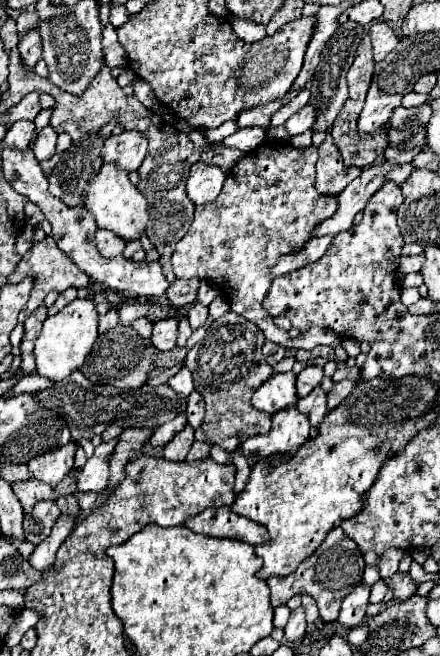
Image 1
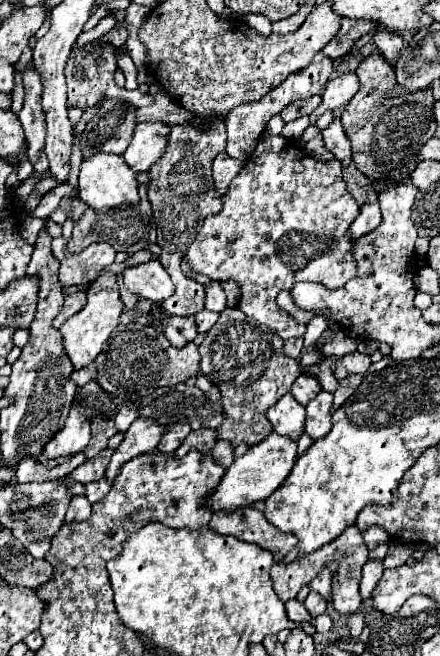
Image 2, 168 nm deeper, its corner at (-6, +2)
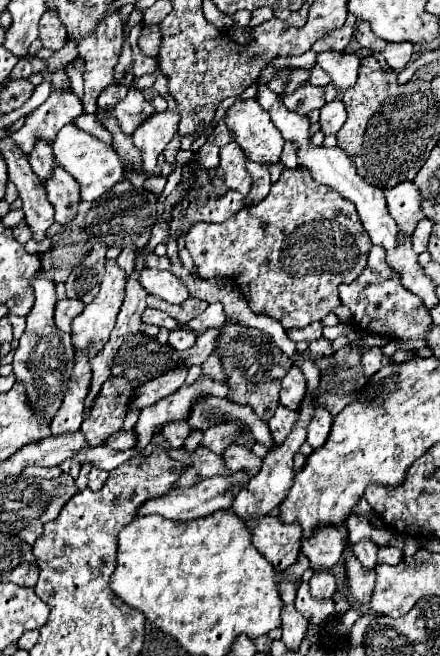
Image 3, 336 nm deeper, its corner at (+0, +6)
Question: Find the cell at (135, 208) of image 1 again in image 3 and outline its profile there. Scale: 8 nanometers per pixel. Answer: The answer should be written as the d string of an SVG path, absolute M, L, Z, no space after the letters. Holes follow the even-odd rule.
M72 122L58 132L56 140L52 142L52 150L54 150L56 164L62 166L80 184L82 200L90 202L90 200L100 198L104 192L108 192L116 182L124 178L122 176L124 168L120 166L120 158L116 158L116 152L112 150L112 146L100 142L96 136L80 130Z

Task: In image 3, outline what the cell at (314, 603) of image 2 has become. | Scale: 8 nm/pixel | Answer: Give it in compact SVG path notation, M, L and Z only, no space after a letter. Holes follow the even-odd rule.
M316 570L310 578L310 586L314 598L332 598L336 590L336 576L332 574L332 570Z

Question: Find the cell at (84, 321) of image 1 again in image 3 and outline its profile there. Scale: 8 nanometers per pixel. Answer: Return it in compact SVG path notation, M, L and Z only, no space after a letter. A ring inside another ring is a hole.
M106 260L106 274L104 274L98 296L72 322L74 348L94 348L96 346L98 350L102 350L102 346L110 340L110 332L112 332L112 328L116 324L116 316L118 316L120 306L124 302L124 286L126 286L126 272L118 266L116 260Z

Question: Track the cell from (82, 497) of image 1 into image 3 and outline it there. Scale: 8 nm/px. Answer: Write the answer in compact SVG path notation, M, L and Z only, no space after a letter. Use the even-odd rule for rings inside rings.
M92 468L92 470L90 470L90 474L88 474L88 488L90 488L90 490L94 490L94 492L96 492L96 490L100 490L106 478L108 478L108 472L106 472L106 470Z

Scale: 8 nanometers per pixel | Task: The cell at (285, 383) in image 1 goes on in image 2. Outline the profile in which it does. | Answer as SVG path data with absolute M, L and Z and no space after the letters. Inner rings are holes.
M286 392L270 410L266 412L266 418L274 426L278 434L294 434L294 438L302 436L302 422L306 418L304 406L296 402L296 398Z

